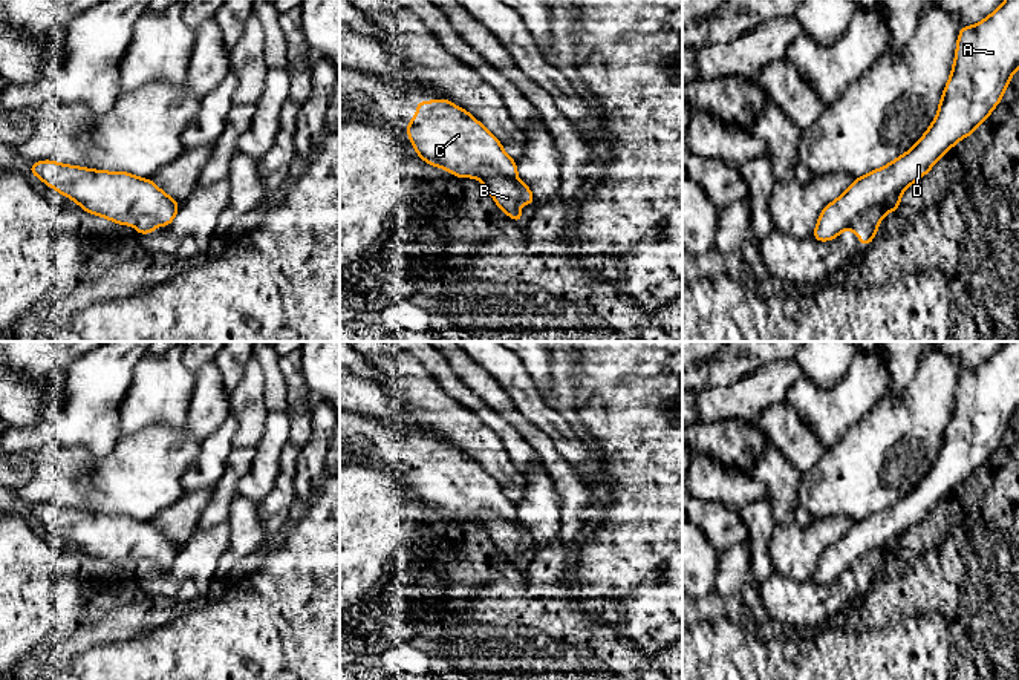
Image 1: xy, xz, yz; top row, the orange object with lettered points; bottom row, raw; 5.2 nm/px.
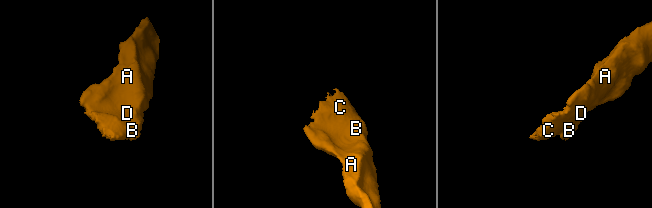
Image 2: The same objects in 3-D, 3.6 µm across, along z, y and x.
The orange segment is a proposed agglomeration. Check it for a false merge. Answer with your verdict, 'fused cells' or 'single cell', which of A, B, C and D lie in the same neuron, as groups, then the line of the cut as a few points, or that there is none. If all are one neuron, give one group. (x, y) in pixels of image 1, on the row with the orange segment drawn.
fused cells; groups A C D / B; cut xz (481, 173), (496, 170), (513, 178), (520, 186), (520, 199)

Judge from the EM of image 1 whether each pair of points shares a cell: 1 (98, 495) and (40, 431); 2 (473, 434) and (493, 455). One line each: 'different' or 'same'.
1: different
2: same

